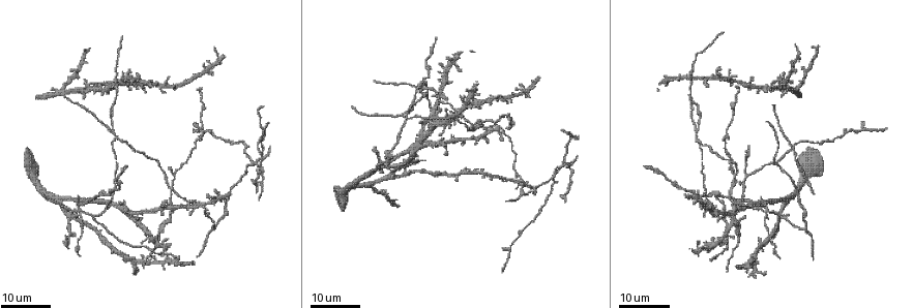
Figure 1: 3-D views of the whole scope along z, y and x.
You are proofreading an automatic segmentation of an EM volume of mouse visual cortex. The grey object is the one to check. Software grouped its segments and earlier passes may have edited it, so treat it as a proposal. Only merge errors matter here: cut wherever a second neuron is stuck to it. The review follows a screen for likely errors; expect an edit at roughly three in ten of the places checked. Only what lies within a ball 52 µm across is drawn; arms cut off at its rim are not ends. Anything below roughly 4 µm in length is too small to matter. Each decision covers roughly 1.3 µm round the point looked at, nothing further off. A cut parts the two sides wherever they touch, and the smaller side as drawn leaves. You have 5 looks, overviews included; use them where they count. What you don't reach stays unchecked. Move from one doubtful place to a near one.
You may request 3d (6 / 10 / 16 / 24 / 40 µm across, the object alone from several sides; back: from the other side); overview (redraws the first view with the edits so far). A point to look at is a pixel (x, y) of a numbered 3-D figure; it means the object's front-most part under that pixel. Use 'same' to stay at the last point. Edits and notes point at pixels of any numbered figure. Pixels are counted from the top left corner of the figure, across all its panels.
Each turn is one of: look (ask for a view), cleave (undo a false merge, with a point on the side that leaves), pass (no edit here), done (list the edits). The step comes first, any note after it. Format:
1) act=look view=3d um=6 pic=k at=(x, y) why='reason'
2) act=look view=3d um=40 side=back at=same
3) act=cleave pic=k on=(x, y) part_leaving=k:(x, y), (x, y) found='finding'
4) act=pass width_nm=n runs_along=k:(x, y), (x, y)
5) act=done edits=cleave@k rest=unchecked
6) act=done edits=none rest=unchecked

act=look view=3d um=24 pic=1 at=(731, 190) why='thin arm on a thick one'

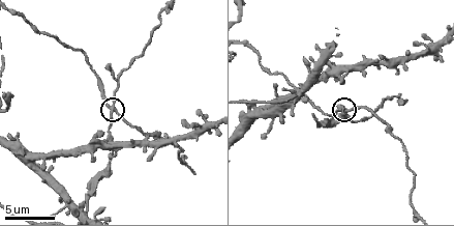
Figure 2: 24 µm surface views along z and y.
act=look view=3d um=10 pic=2 at=(116, 108)

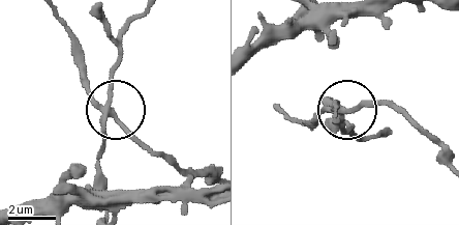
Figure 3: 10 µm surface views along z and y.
act=cleave pic=3 on=(110, 83) part_leaving=3:(108, 110), (122, 34), (144, 10) found='two neurons meet here'

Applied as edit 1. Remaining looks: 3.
act=look view=3d um=24 pic=1 at=(93, 83) why='arms part here'

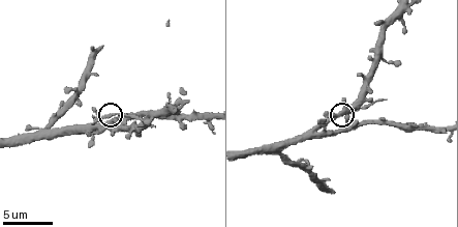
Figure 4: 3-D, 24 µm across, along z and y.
act=look view=3d um=10 pic=4 at=(109, 113) why='closer look'

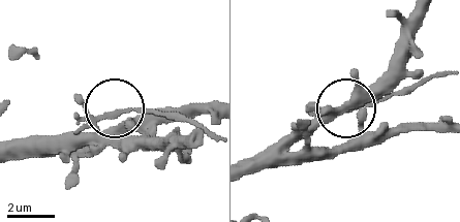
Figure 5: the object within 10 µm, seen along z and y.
act=cleave pic=5 on=(78, 94) part_leaving=5:(98, 120), (150, 110), (210, 134) found='two neurons meet here'

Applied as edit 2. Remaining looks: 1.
act=done edits=cleave@3,cleave@5 rest=unchecked

